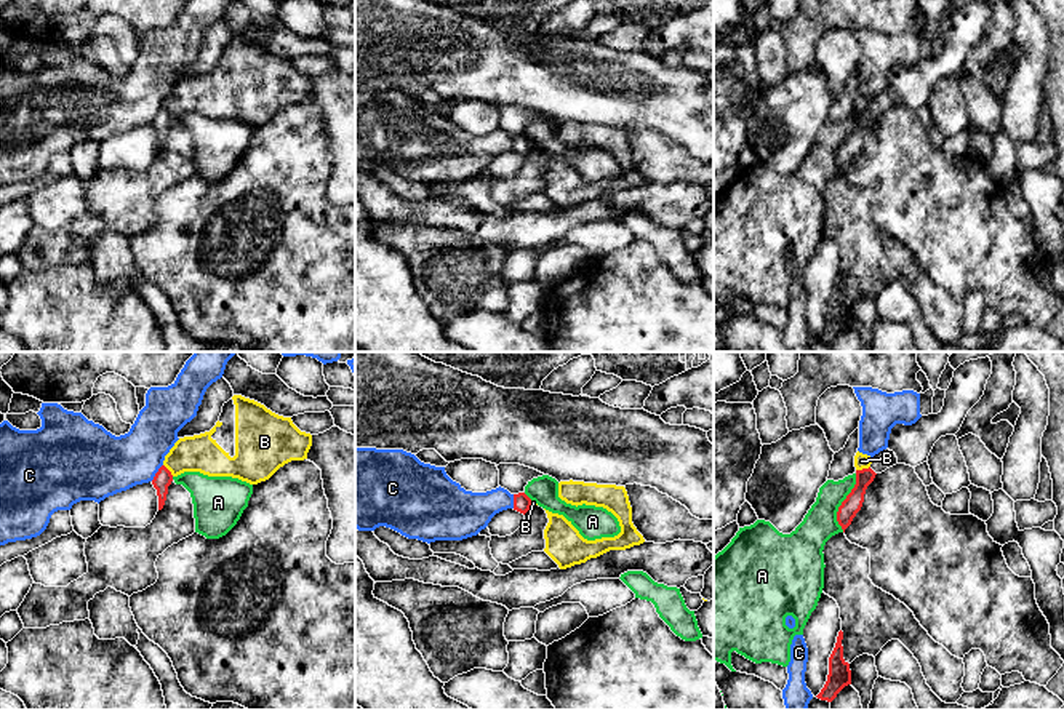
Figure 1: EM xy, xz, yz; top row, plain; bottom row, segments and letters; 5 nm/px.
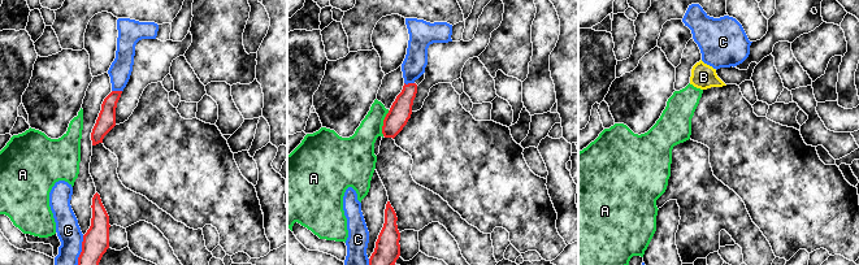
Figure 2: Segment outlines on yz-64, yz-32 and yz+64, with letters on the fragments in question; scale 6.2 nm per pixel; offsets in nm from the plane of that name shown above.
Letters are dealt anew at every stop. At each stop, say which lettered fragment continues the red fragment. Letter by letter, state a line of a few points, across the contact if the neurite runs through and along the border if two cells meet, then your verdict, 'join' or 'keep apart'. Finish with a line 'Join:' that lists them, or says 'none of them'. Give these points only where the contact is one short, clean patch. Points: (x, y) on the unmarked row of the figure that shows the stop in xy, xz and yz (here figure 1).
A: yz (856, 115), (856, 125), (837, 154), (837, 165), (842, 173) | keep apart
B: yz (869, 107), (856, 112) | keep apart
C: keep apart
Join: none of them

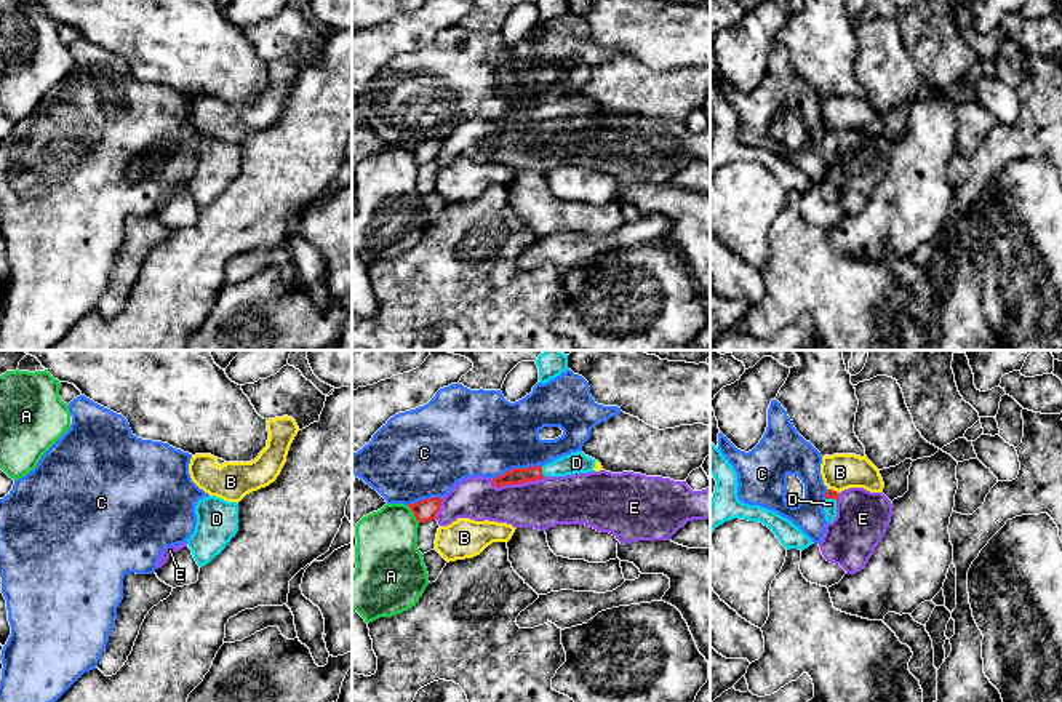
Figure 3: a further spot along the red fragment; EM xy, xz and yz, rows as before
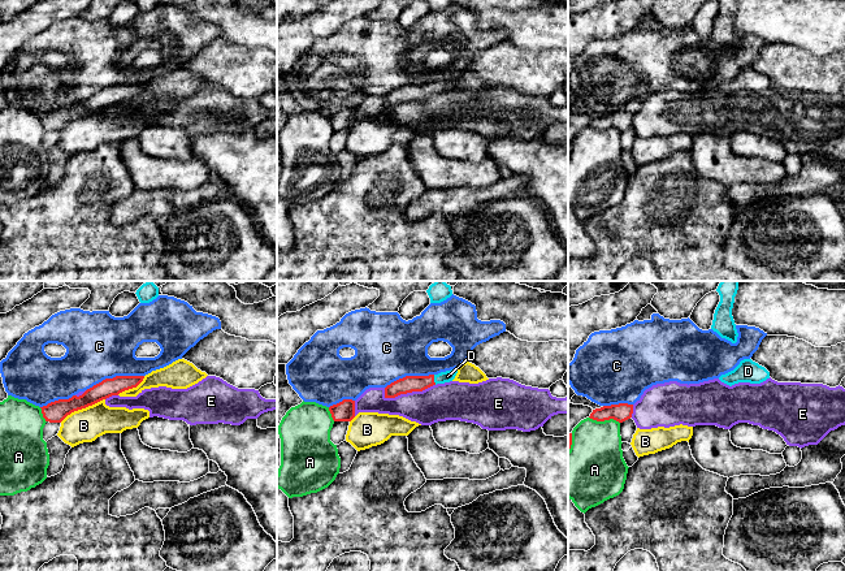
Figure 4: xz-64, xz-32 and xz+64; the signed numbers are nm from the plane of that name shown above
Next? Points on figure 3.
A: keep apart
B: keep apart
C: keep apart
D: xz (515, 117), (541, 112), (576, 104) | join
E: keep apart
Join: D

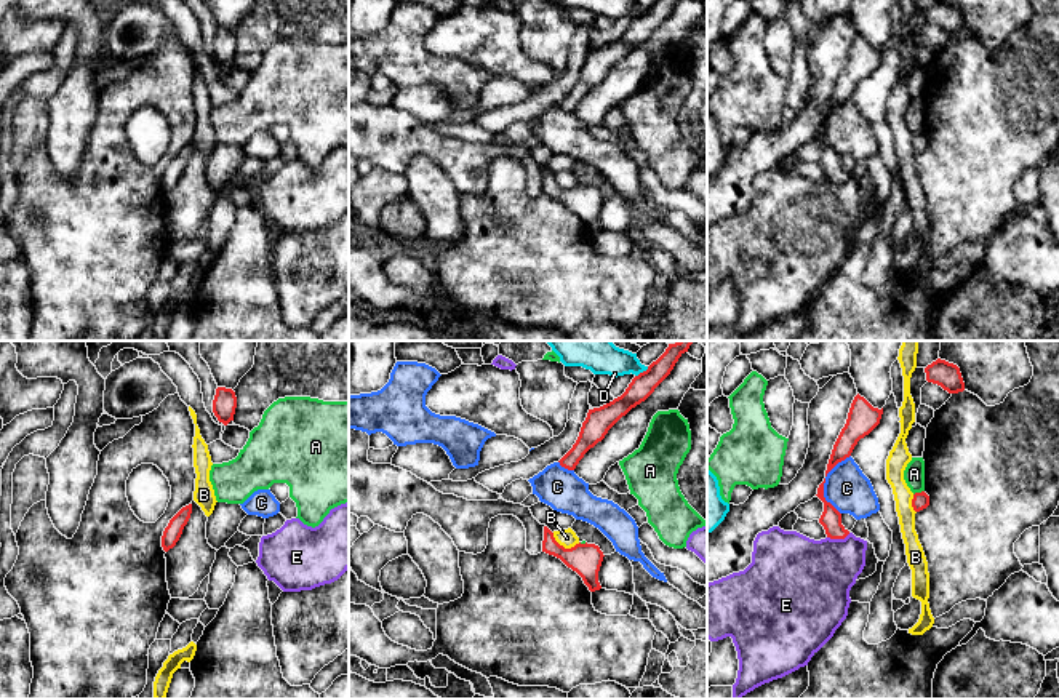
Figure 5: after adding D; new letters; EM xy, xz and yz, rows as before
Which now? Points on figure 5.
A: keep apart
B: xz (552, 175), (565, 189), (573, 189), (579, 184) | keep apart
C: keep apart
D: xz (648, 8), (635, 18) | keep apart
E: keep apart
Join: none of them

